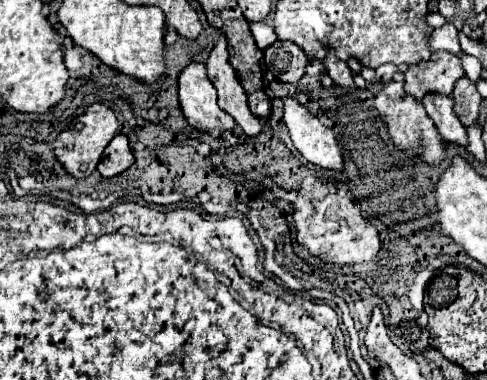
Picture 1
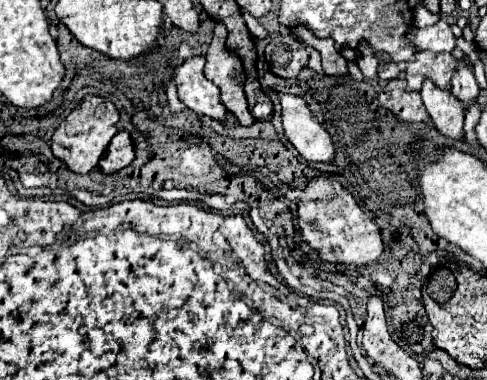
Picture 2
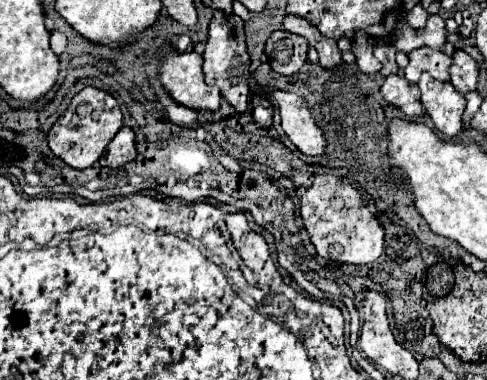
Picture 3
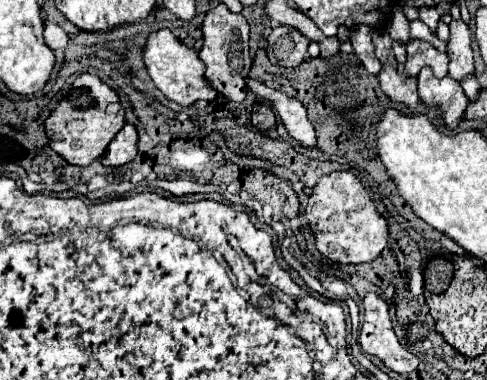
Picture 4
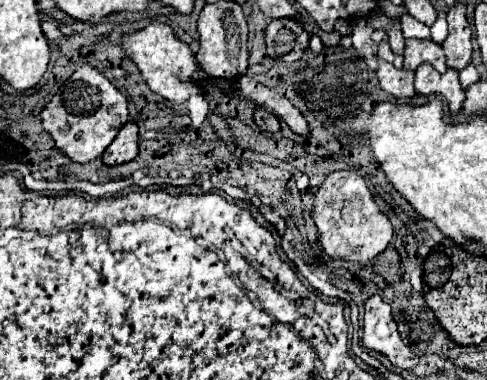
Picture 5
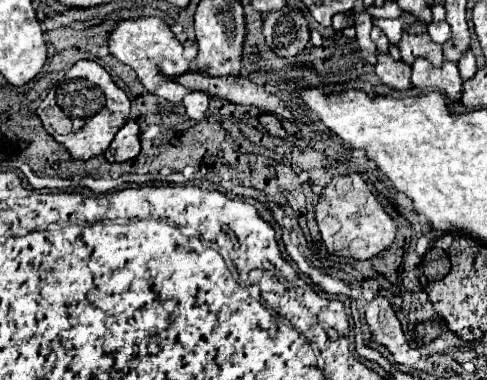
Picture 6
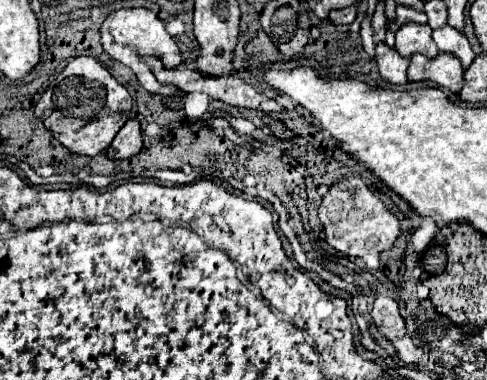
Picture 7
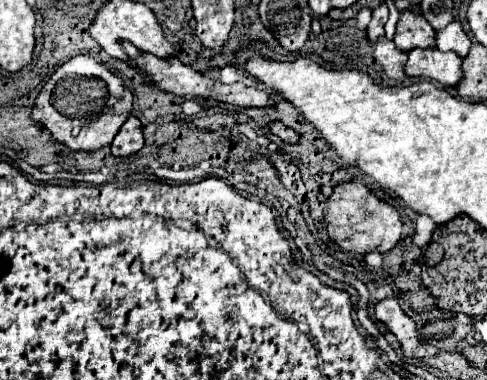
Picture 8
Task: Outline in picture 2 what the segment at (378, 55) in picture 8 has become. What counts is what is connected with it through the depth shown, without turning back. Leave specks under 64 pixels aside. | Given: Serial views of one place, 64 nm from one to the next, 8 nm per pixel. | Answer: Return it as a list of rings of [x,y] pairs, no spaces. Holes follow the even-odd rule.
[[[390,80],[378,94],[382,106],[398,114],[402,122],[428,122],[430,116],[422,104],[420,92],[406,90],[406,80]]]

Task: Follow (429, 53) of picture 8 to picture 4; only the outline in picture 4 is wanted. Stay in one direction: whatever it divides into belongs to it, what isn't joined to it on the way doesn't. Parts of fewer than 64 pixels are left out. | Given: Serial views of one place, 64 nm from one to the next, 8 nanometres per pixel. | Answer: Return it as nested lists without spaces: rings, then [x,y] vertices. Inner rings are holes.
[[[422,68],[418,74],[418,94],[420,100],[442,110],[442,118],[448,128],[456,128],[464,108],[468,106],[468,96],[464,94],[458,80],[450,76],[436,78],[430,68]]]

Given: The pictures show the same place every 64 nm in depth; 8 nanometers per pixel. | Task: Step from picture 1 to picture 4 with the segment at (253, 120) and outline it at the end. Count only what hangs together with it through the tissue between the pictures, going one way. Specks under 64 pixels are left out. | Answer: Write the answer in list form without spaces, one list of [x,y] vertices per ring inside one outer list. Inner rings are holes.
[[[216,4],[214,8],[210,8],[202,22],[204,46],[198,52],[198,56],[206,66],[206,80],[210,80],[210,84],[216,86],[222,96],[234,102],[242,102],[248,92],[244,82],[252,64],[252,58],[248,54],[248,32],[250,28],[246,18],[242,14],[230,12],[224,4]]]

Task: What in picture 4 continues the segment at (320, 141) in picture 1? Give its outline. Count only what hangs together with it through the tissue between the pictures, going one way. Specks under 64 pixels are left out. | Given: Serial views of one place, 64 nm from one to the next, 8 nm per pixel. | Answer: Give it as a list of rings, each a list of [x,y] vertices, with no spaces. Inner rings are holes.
[[[248,78],[246,80],[248,90],[264,104],[268,104],[276,114],[280,114],[288,134],[292,134],[294,140],[298,140],[304,146],[316,146],[316,132],[306,116],[306,108],[292,96],[286,96],[284,92],[272,90],[266,84]]]

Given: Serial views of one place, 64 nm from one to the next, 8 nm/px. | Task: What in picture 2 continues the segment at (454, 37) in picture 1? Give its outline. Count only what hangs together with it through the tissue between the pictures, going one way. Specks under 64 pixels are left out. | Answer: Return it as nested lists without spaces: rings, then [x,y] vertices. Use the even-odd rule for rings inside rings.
[[[438,20],[432,26],[414,30],[414,36],[408,38],[416,50],[432,50],[432,52],[452,52],[454,34],[450,32],[448,22]]]

